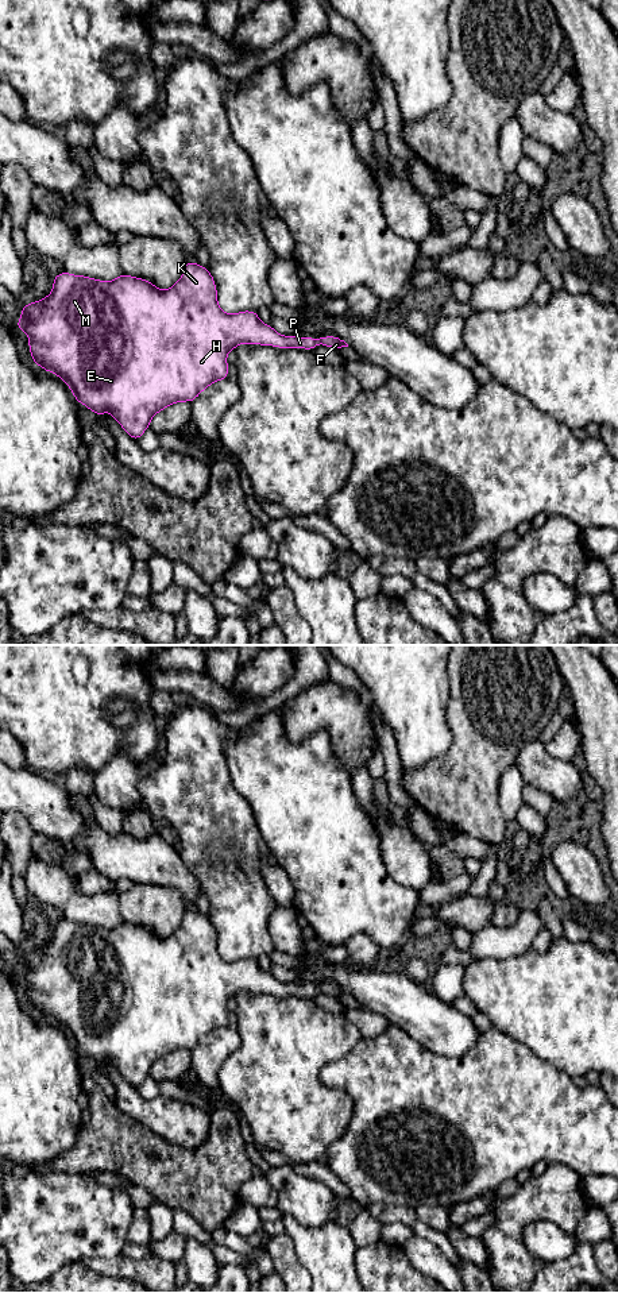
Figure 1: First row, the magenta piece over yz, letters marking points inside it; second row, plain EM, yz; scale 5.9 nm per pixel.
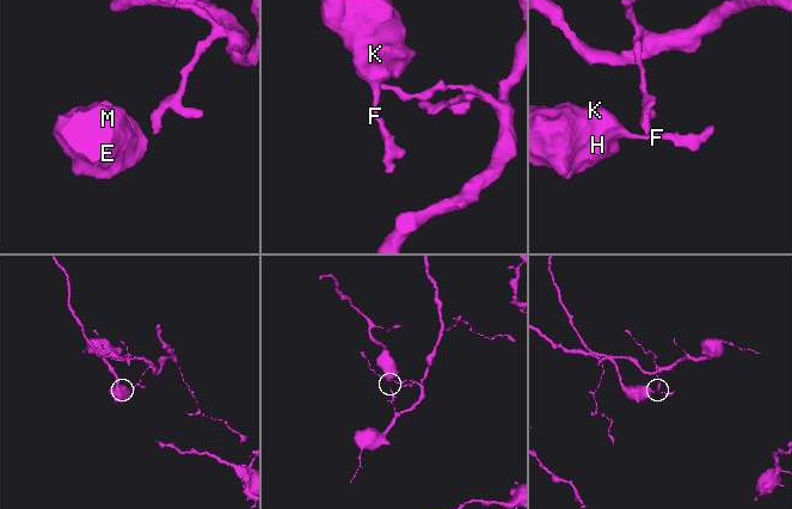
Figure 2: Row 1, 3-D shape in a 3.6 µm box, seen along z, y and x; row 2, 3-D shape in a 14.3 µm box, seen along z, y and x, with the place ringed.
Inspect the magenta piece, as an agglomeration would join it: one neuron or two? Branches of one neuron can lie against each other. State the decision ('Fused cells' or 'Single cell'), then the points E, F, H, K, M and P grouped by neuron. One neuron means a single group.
Single cell. Groups: E F H K M P

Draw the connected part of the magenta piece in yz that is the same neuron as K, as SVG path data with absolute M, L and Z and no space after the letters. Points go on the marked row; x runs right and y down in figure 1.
M186 262L182 277L169 289L161 290L152 282L121 274L113 281L59 273L53 279L49 296L24 304L16 328L28 336L34 364L59 377L81 402L94 414L109 412L124 432L139 440L150 428L151 418L177 402L192 402L201 391L217 381L228 378L227 355L239 344L260 344L277 348L304 348L313 351L317 344L340 351L348 344L337 336L298 337L279 335L263 324L256 312L225 313L219 306L216 282L208 267Z

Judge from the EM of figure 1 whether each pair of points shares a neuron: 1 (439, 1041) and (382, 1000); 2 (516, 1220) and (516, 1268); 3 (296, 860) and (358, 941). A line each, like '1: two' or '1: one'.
1: one
2: one
3: two

